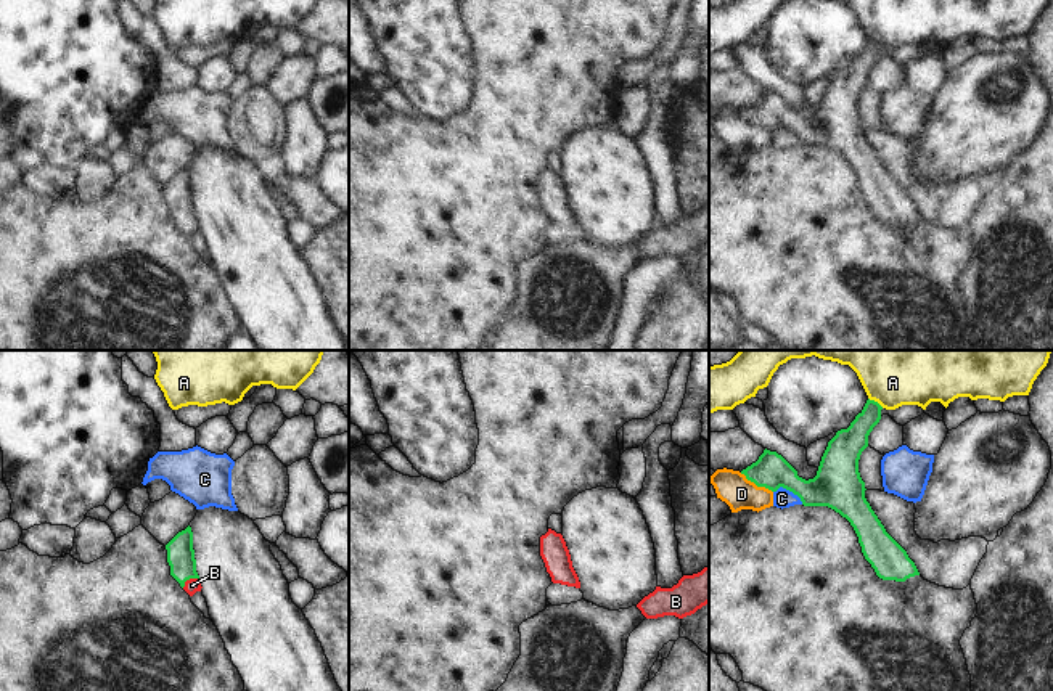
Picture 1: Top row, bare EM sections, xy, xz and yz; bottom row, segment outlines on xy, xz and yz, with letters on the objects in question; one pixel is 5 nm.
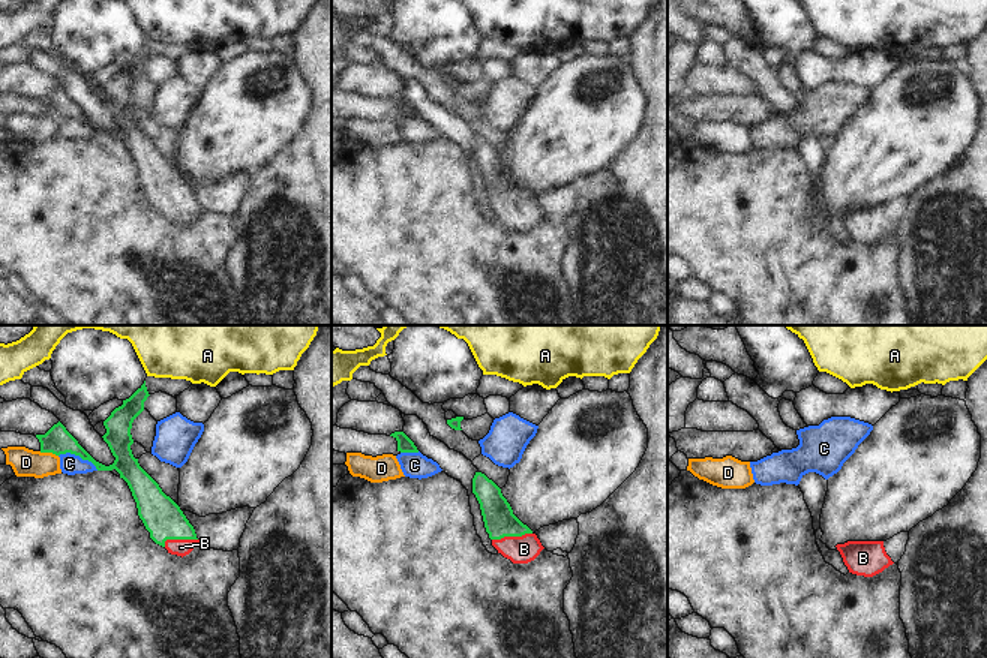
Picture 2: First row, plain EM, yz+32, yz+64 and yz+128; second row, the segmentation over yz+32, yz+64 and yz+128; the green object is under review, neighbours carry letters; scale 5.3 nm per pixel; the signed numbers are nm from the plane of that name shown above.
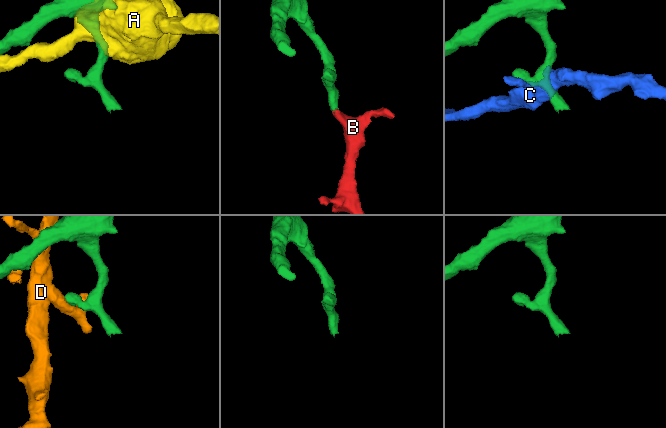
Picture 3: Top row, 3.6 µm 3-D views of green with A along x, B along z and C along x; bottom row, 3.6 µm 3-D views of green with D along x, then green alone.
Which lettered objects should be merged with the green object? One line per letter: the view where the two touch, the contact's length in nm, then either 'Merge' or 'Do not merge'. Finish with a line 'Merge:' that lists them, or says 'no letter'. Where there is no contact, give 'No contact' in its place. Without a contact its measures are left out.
A: Touches green in yz. Shared border 90 nm. Do not merge
B: Touches green in xy. Shared border 90 nm. Merge
C: Touches green in yz. Shared border 170 nm. Do not merge
D: Touches green in yz. Shared border 190 nm. Do not merge
Merge: B

